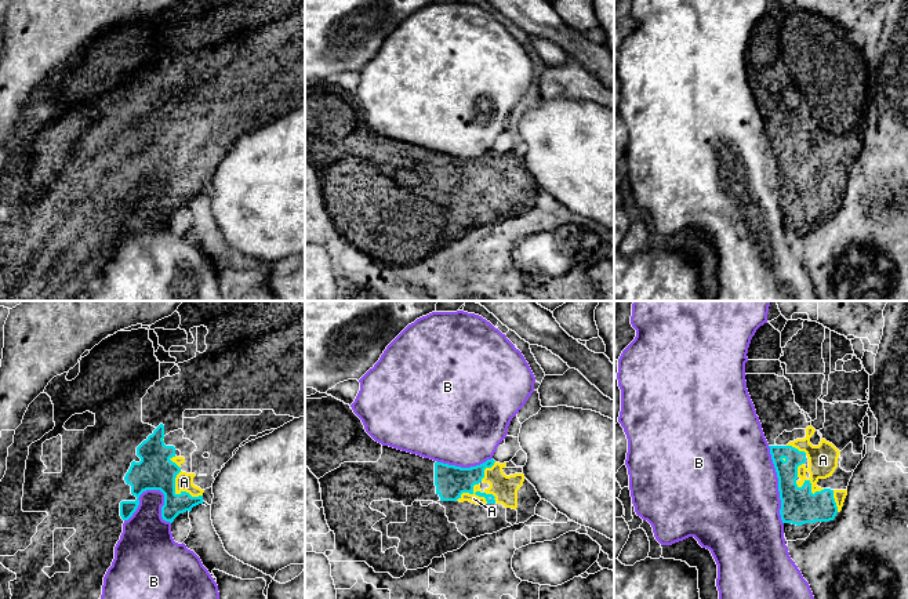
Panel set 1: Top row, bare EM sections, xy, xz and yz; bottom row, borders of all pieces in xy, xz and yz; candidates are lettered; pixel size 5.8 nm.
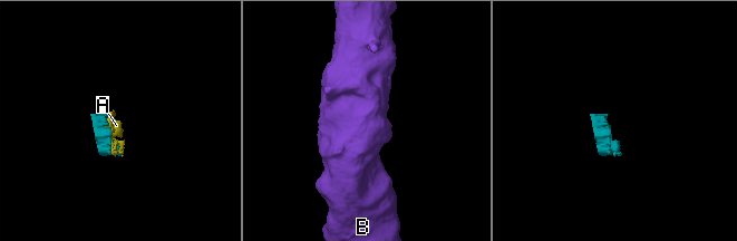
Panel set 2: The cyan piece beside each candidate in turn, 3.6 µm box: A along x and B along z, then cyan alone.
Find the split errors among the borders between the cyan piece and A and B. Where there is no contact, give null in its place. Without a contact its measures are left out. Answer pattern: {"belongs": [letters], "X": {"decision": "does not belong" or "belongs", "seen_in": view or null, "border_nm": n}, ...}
{"belongs": ["A"], "A": {"decision": "belongs", "seen_in": "xz", "border_nm": 190}, "B": {"decision": "does not belong", "seen_in": "xy", "border_nm": 280}}

